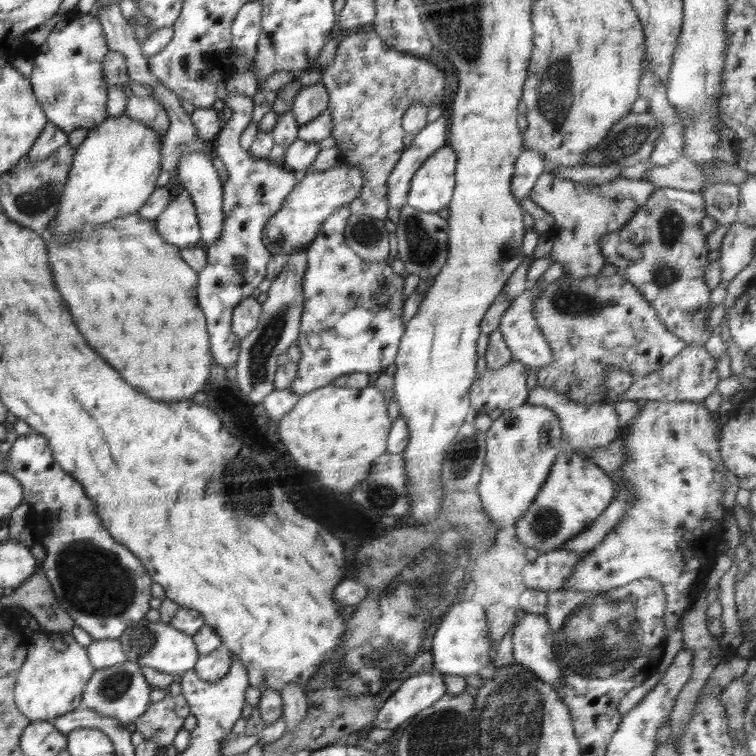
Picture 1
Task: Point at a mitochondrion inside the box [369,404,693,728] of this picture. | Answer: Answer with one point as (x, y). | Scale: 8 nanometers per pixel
(599, 638)

